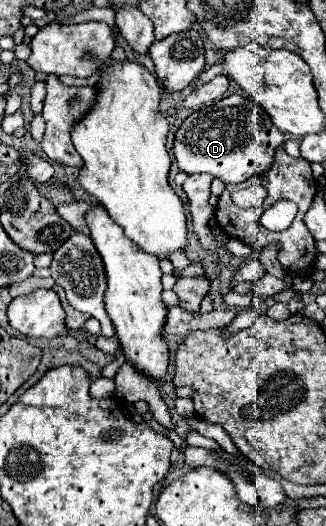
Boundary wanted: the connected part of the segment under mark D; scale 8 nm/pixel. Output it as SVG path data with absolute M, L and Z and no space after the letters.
M227 96L213 106L201 108L187 116L175 132L173 156L177 166L185 174L207 172L225 184L239 184L249 180L253 174L263 174L273 162L273 154L287 142L287 134L279 132L267 112L251 96Z

